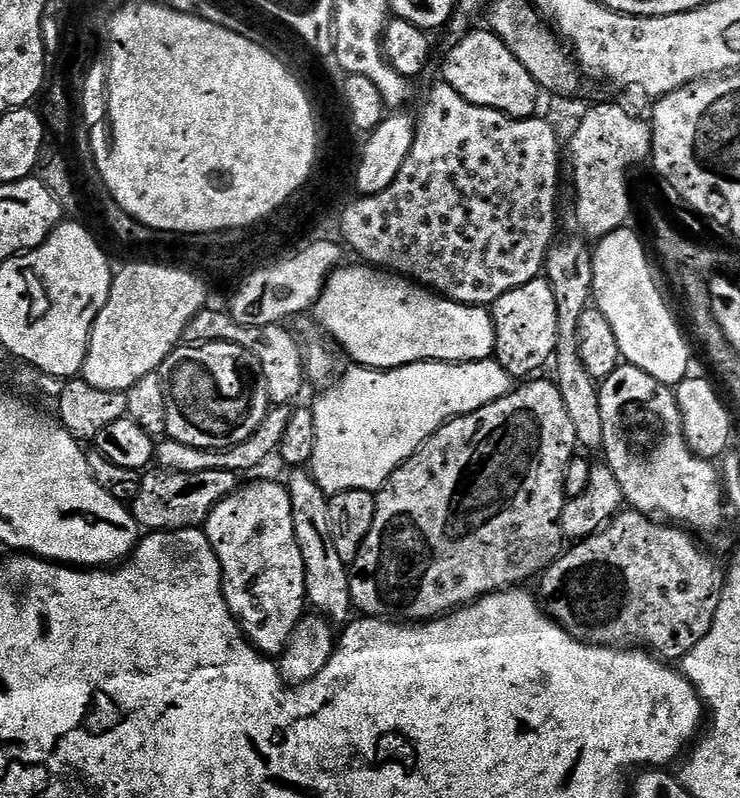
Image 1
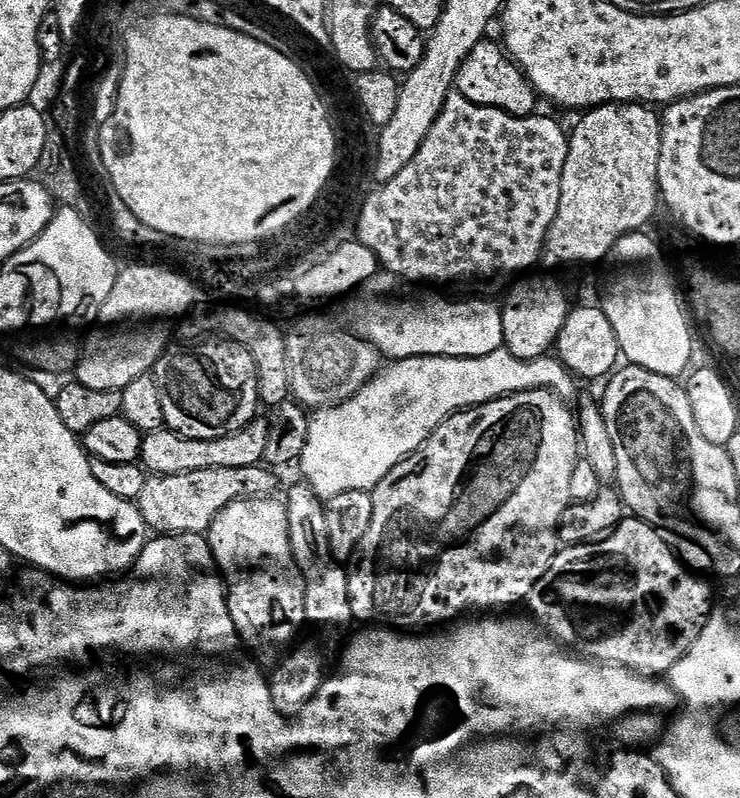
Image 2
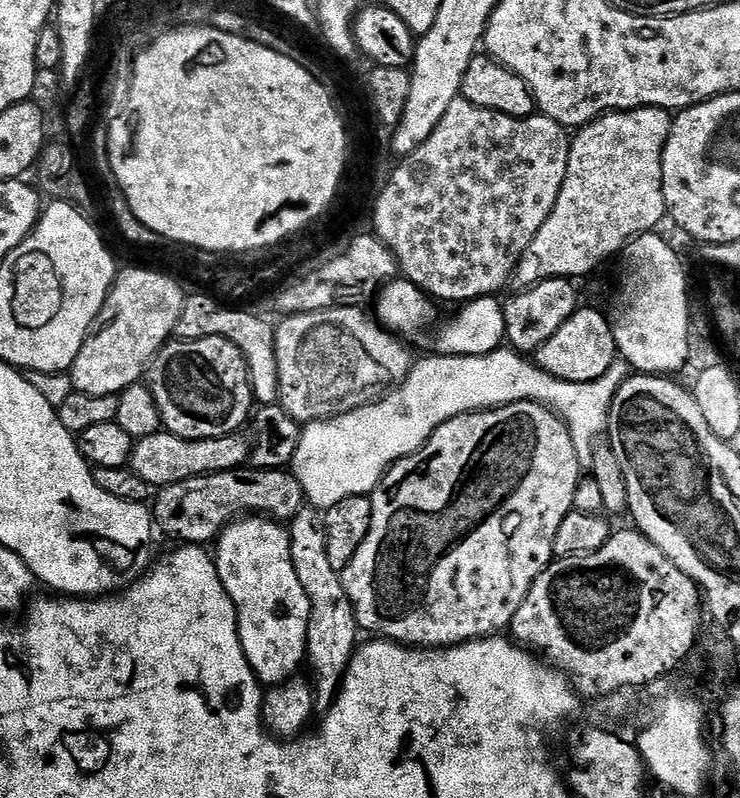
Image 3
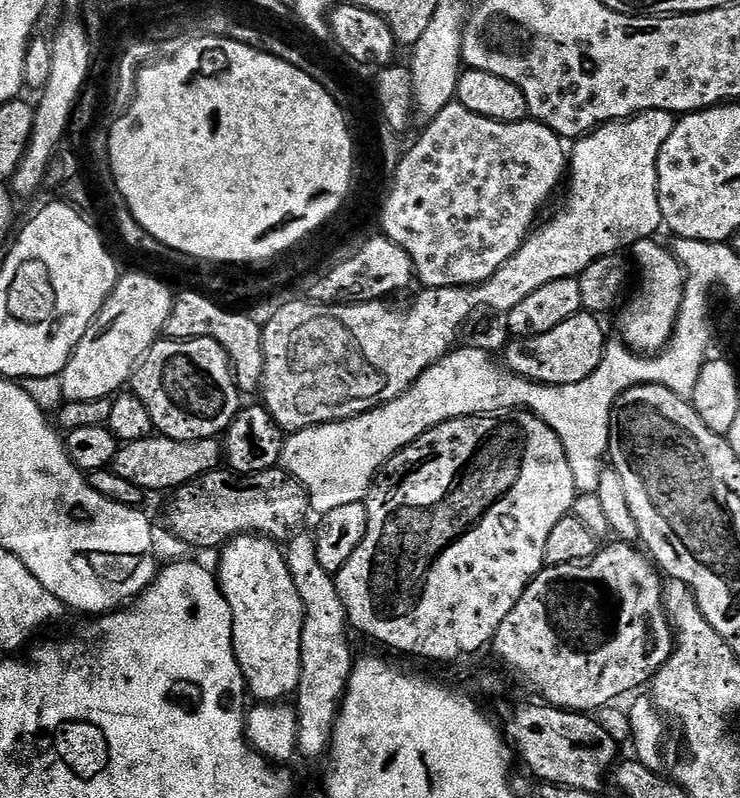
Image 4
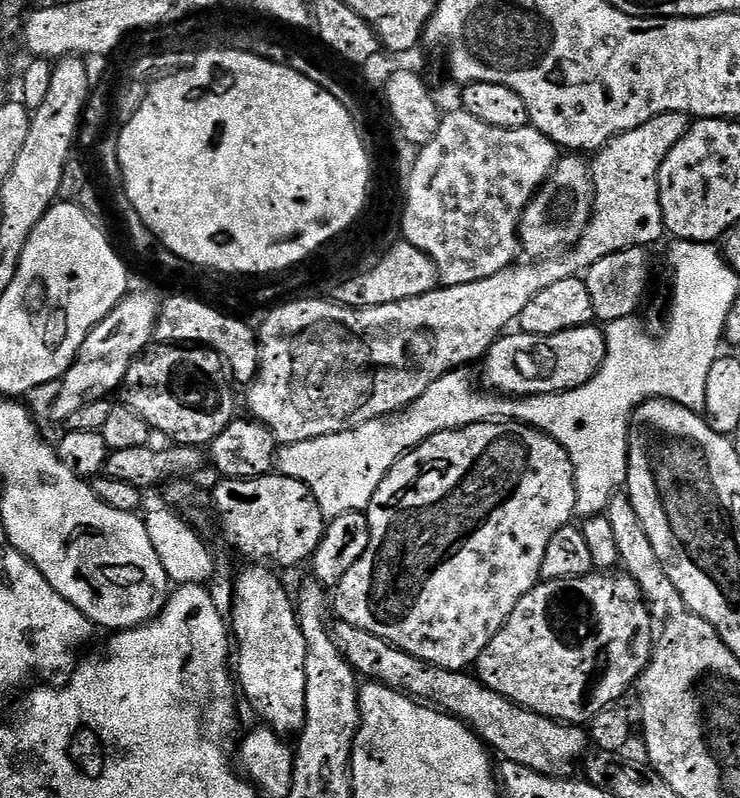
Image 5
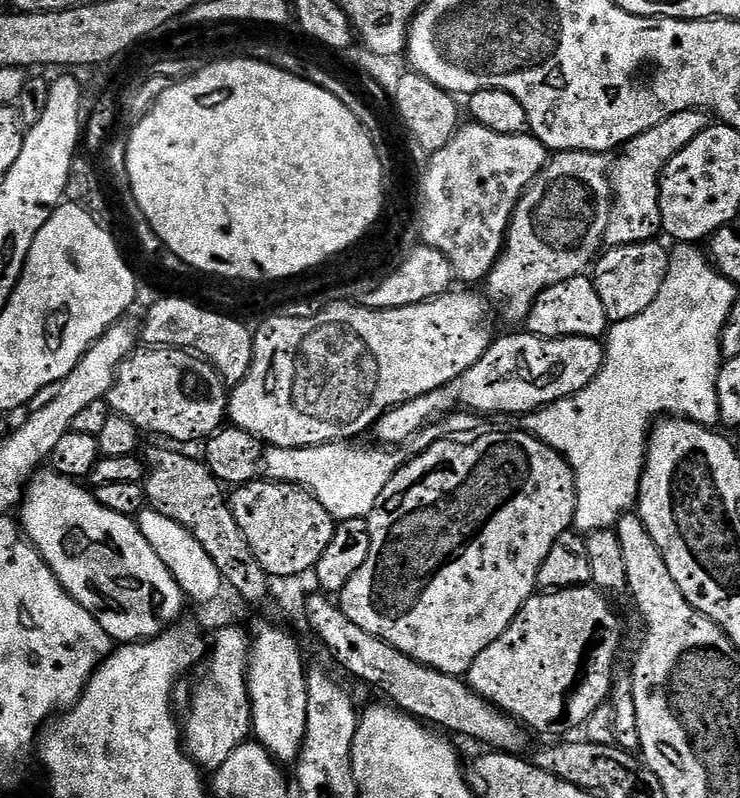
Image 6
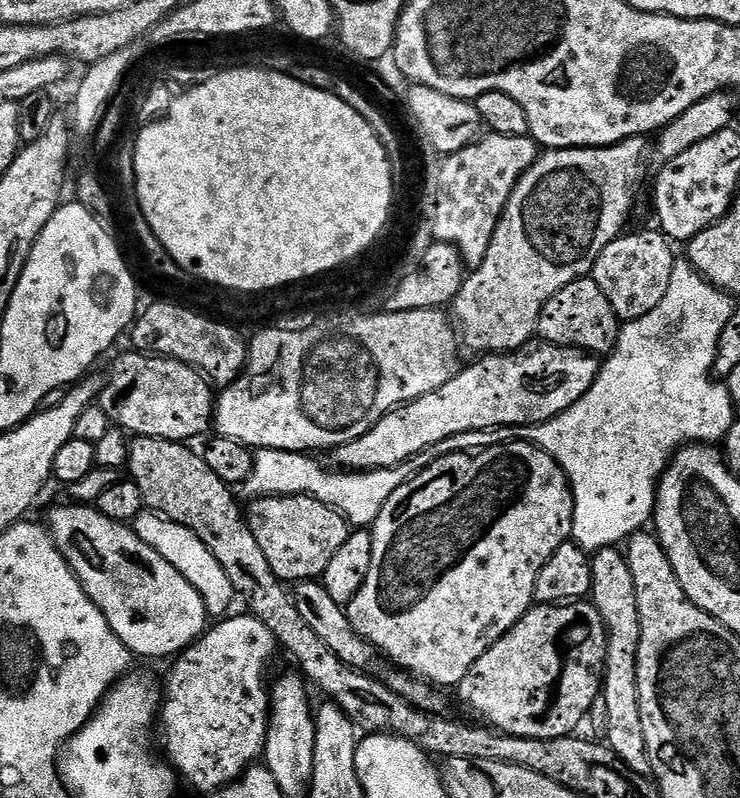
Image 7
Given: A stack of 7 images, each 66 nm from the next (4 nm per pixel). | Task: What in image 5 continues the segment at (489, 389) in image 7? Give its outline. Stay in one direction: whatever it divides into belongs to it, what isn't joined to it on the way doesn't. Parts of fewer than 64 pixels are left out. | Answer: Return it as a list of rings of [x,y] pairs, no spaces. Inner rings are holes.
[[[595,323],[583,324],[570,330],[562,330],[549,336],[531,336],[529,332],[517,331],[516,336],[505,334],[492,343],[492,348],[482,361],[484,380],[493,393],[505,396],[545,396],[555,392],[569,392],[580,388],[596,377],[606,358],[606,338]]]

